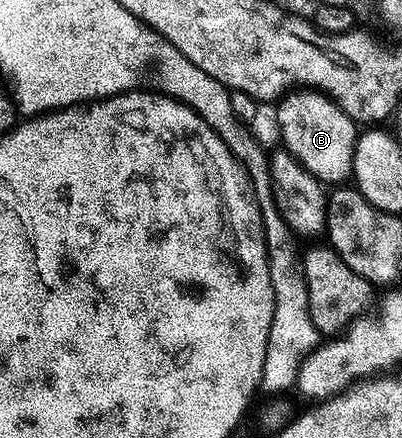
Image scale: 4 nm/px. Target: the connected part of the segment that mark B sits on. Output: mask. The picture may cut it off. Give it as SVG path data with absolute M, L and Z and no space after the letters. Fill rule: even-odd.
M294 90L283 95L277 101L276 107L278 107L278 132L286 143L283 144L285 151L293 154L299 164L304 165L316 179L322 181L323 185L338 186L351 179L354 171L354 143L358 140L360 132L355 121L350 120L348 114L340 110L340 106L336 106L330 97L322 95L321 92Z

